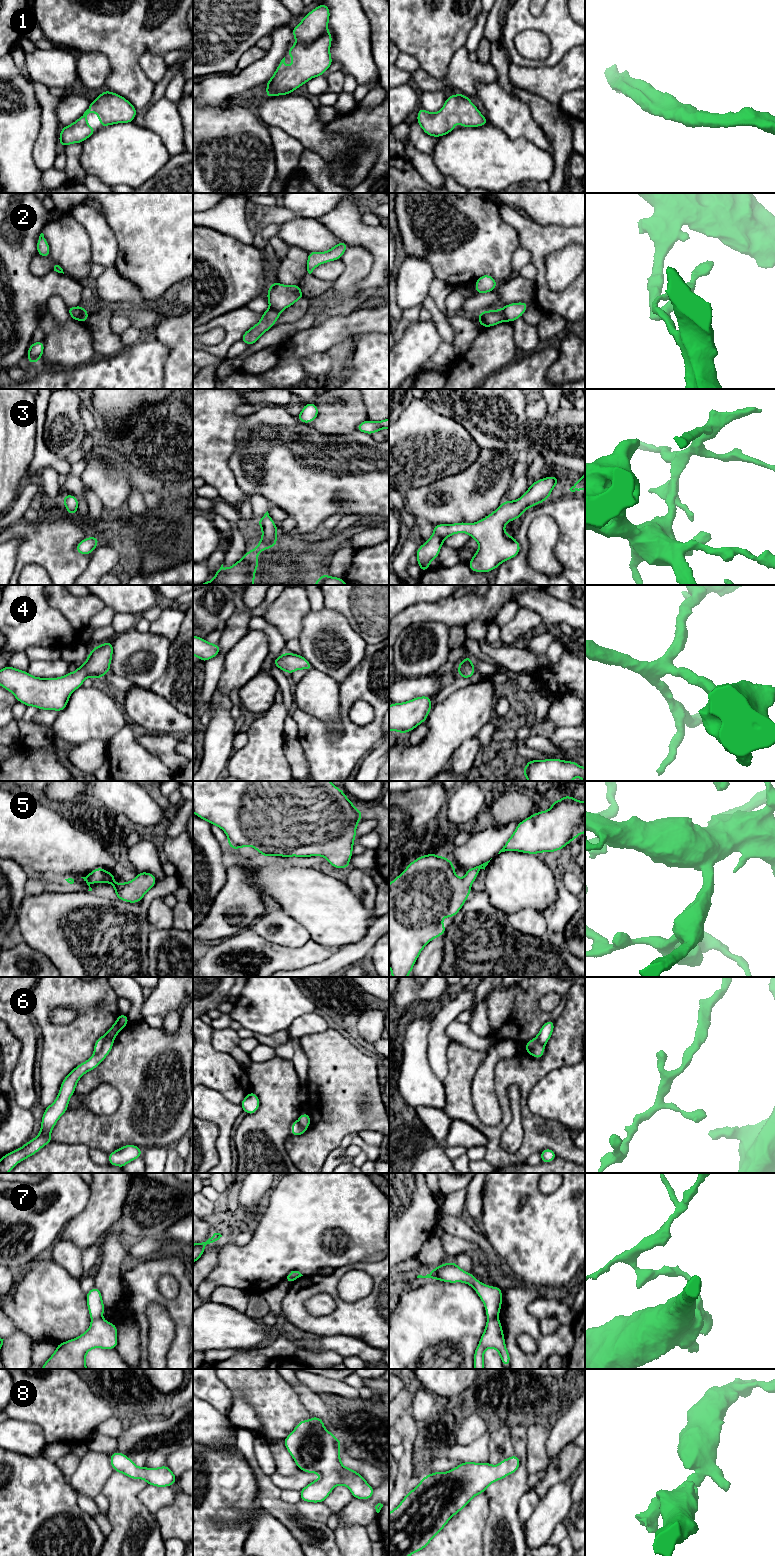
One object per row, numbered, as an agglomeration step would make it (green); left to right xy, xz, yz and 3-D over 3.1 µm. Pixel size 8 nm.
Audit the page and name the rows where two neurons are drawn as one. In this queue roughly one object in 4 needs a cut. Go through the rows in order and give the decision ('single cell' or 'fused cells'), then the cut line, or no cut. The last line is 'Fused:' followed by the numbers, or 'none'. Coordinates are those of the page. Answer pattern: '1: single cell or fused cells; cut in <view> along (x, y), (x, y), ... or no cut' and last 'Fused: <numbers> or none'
1: single cell; no cut
2: fused cells; cut in xz along (270, 306), (280, 311)
3: single cell; no cut
4: single cell; no cut
5: single cell; no cut
6: fused cells; cut in xy along (113, 1038), (108, 1038), (104, 1042), (102, 1049), (94, 1053)
7: fused cells; cut in xy along (101, 1316), (92, 1319)
8: single cell; no cut
Fused: 2, 6, 7

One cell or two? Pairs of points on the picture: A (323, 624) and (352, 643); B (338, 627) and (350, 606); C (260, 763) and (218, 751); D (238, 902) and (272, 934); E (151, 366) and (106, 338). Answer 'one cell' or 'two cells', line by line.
A: one cell
B: two cells
C: two cells
D: two cells
E: two cells

